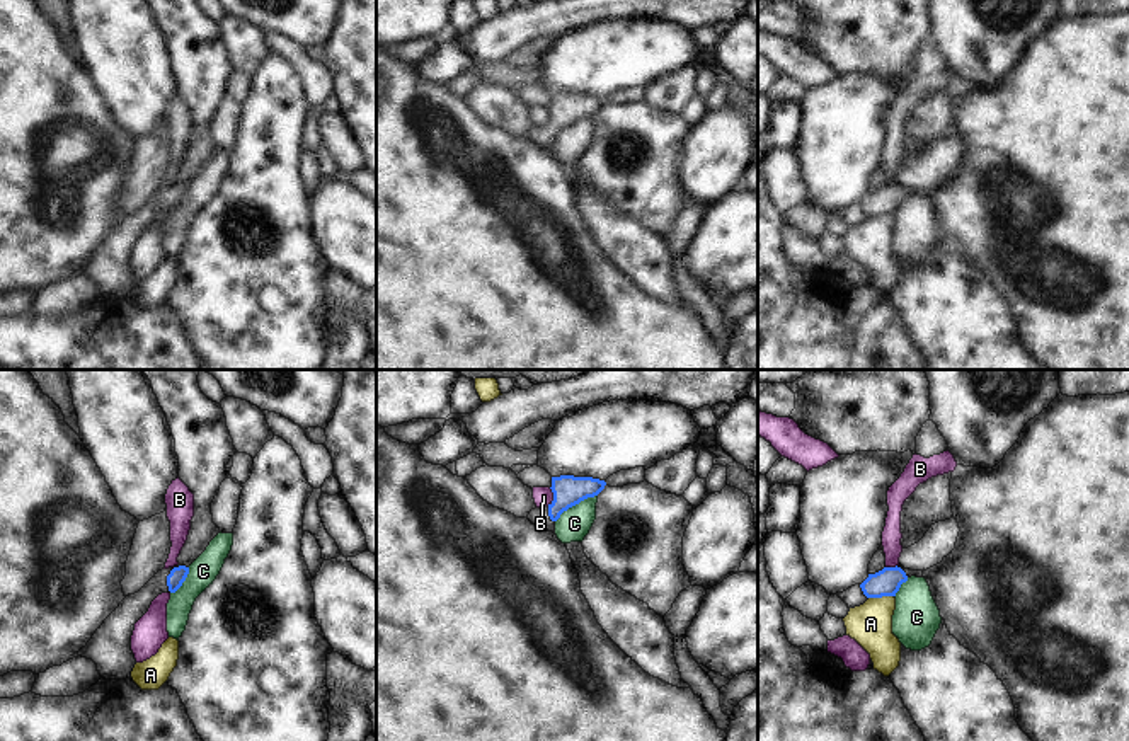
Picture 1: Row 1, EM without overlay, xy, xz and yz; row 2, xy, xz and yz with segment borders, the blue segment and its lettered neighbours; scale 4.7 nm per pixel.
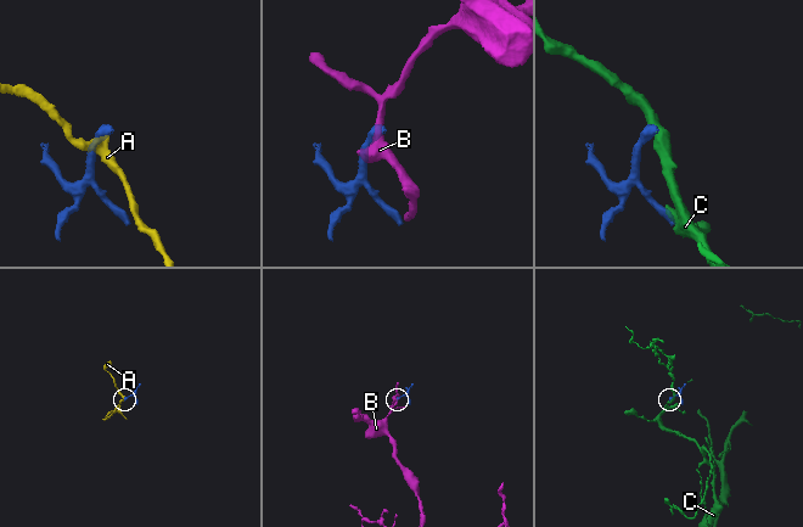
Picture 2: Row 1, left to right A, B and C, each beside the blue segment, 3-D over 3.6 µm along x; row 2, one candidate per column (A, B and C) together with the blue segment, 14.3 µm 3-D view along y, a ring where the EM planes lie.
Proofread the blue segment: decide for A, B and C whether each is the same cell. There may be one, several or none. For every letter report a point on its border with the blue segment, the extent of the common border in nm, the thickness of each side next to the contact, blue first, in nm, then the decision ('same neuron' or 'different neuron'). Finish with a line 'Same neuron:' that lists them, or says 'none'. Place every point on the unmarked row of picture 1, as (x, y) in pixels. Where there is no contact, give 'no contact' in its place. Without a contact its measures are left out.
A: yz (881, 215) | 120 nm | 130/200 nm | different neuron
B: xz (554, 114) | 90 nm | 140/90 nm | different neuron
C: xz (574, 123) | 240 nm | 140/150 nm | different neuron
Same neuron: none

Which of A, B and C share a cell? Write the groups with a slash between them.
A / B / C

